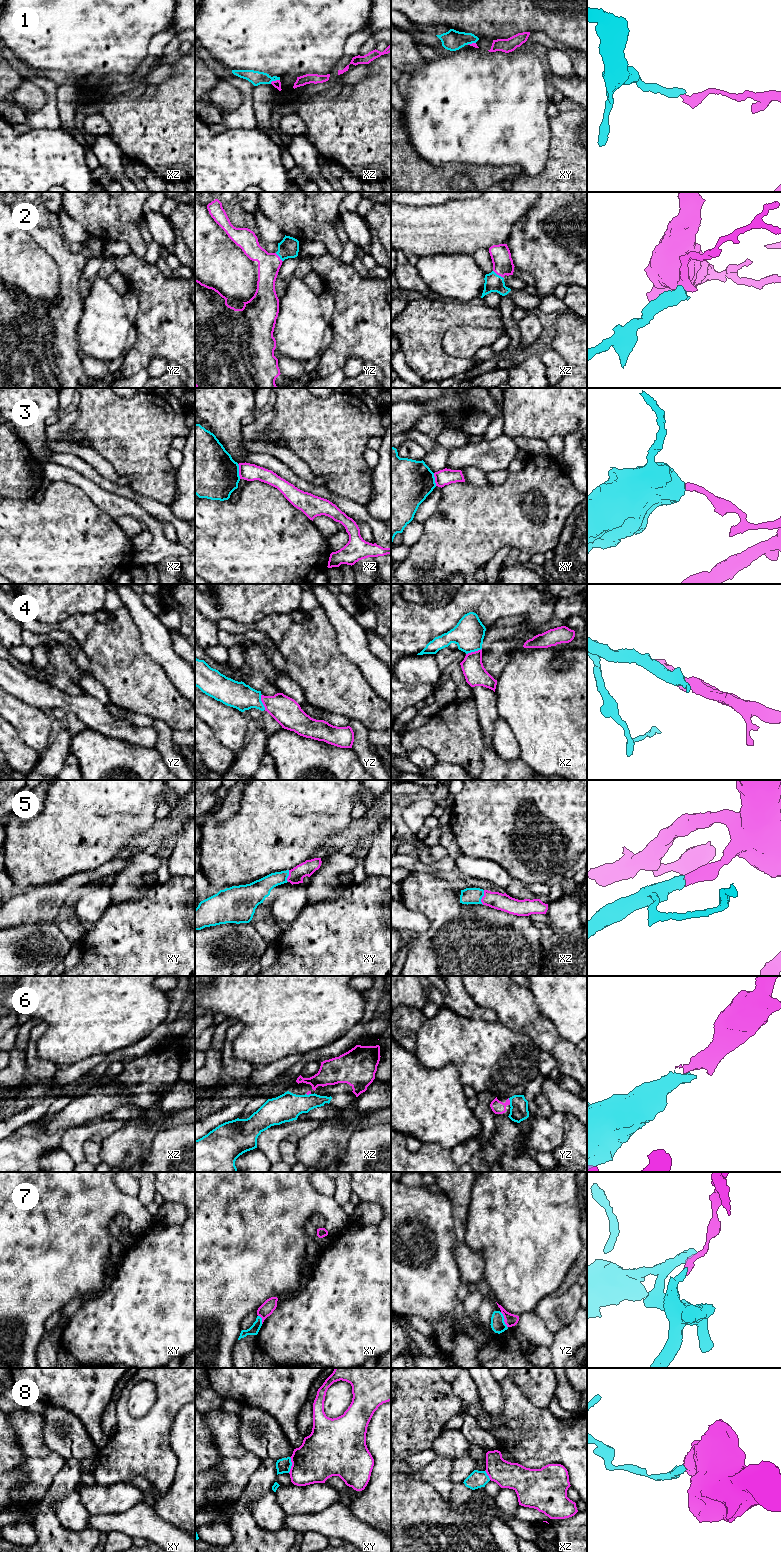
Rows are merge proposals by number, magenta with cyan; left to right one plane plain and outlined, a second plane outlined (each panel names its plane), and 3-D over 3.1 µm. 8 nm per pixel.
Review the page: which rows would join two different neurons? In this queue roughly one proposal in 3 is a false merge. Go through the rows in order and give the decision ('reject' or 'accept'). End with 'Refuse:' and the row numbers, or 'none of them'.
1: reject
2: accept
3: reject
4: accept
5: accept
6: accept
7: reject
8: reject
Refuse: 1, 3, 7, 8

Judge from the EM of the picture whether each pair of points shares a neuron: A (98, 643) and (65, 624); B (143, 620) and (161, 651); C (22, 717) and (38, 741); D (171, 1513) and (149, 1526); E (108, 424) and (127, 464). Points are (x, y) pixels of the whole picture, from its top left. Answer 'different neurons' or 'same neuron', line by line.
A: different neurons
B: same neuron
C: same neuron
D: different neurons
E: same neuron

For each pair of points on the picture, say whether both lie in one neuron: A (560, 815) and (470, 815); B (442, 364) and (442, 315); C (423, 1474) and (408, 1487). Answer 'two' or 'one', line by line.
A: one
B: one
C: two

